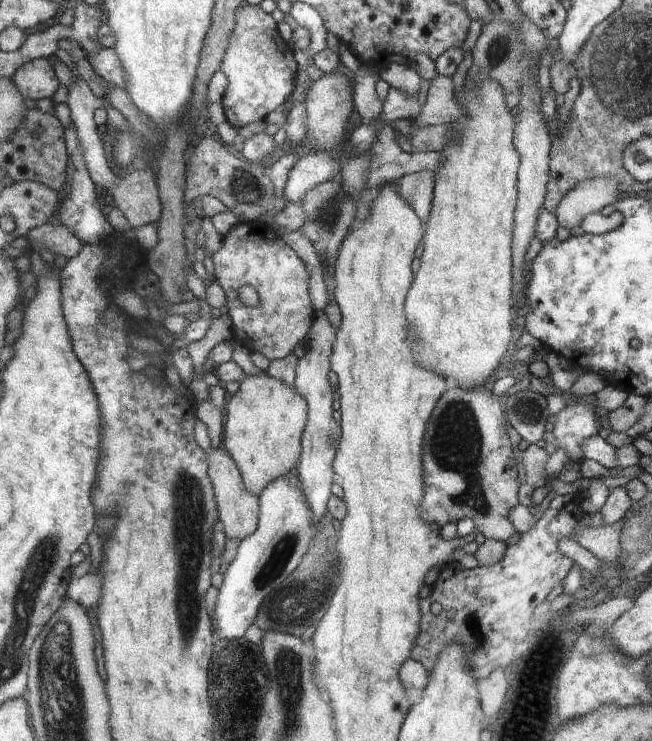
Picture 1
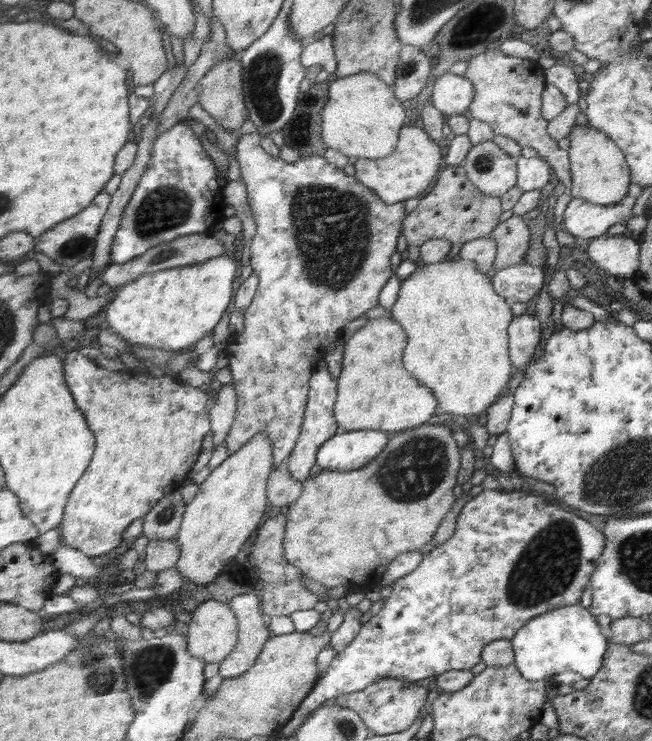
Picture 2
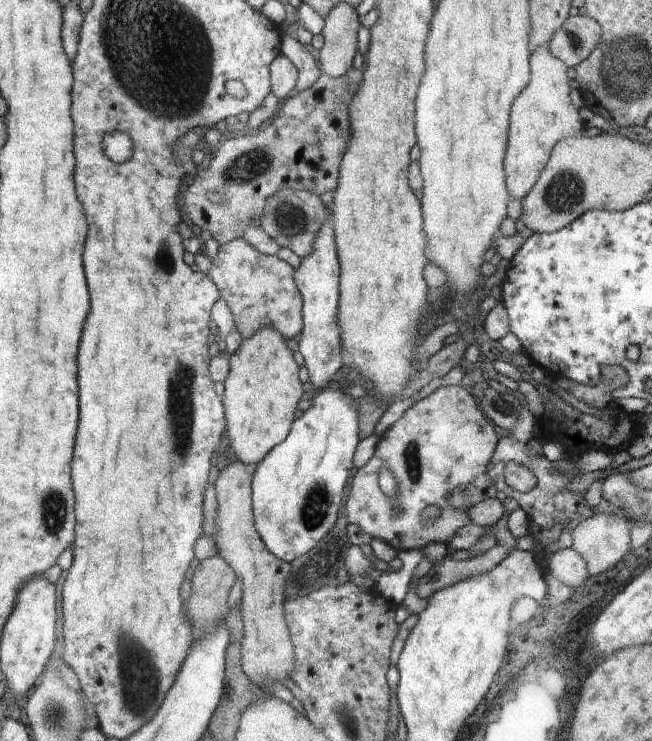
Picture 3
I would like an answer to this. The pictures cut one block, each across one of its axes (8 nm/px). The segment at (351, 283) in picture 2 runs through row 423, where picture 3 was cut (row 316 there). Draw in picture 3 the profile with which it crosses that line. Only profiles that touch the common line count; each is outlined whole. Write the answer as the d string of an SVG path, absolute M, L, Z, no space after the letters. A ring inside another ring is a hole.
M244 238L219 248L209 276L217 283L220 297L230 308L244 341L252 339L263 327L276 330L286 341L304 329L304 298L296 284L296 270L277 255L261 254Z

